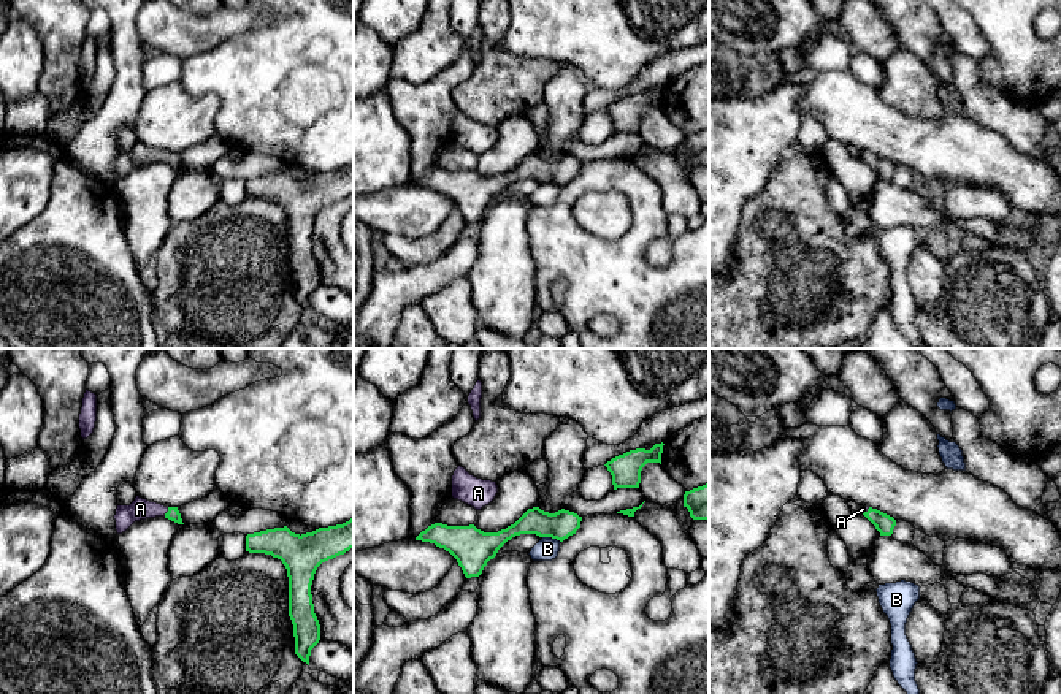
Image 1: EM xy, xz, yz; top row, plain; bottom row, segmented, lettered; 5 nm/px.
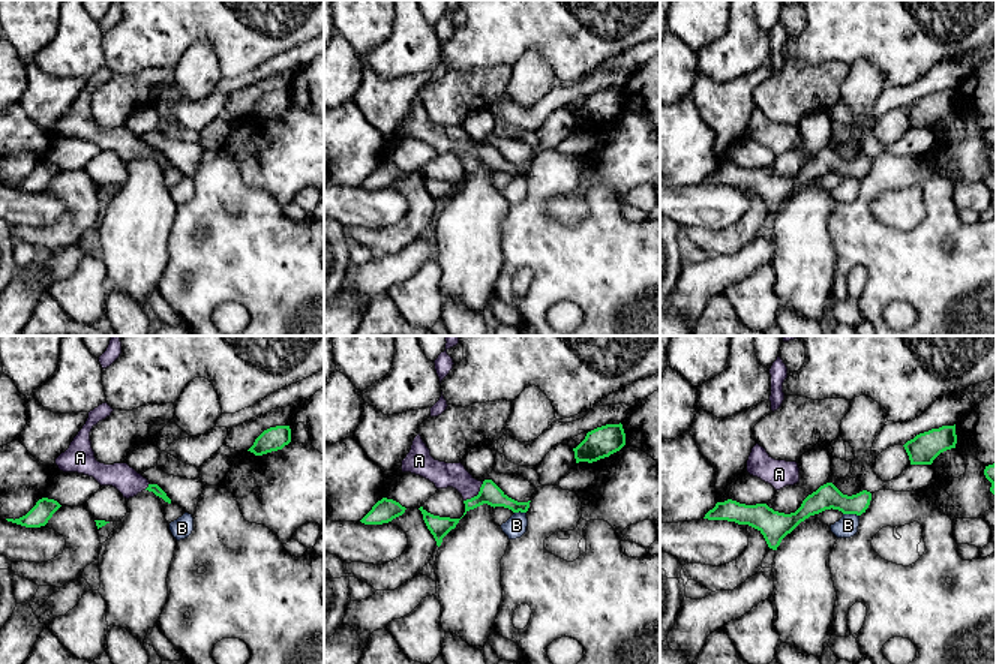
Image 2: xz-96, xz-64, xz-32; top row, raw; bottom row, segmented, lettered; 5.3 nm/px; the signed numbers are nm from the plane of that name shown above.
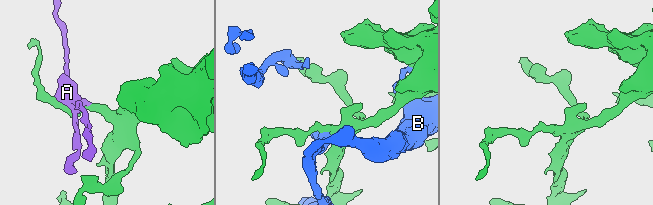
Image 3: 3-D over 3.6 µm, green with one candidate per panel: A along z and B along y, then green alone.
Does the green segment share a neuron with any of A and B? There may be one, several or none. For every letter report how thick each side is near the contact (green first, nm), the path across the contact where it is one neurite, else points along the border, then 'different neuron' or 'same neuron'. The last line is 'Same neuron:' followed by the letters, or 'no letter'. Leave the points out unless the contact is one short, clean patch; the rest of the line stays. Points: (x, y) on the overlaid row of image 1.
A: 70 nm thick on the green side, 110 nm on the other; runs through xy (173, 514), (167, 512), (140, 509); same neuron
B: 140 nm thick on the green side, 120 nm on the other; different neuron
Same neuron: A

